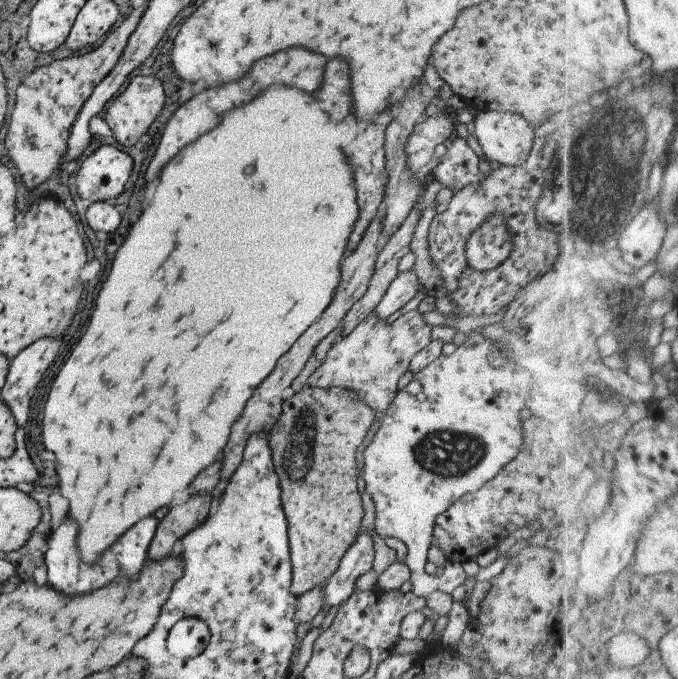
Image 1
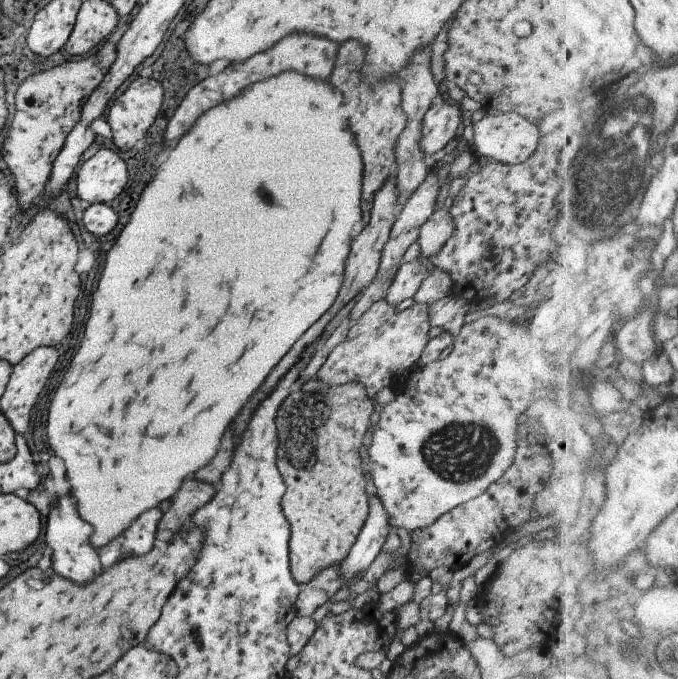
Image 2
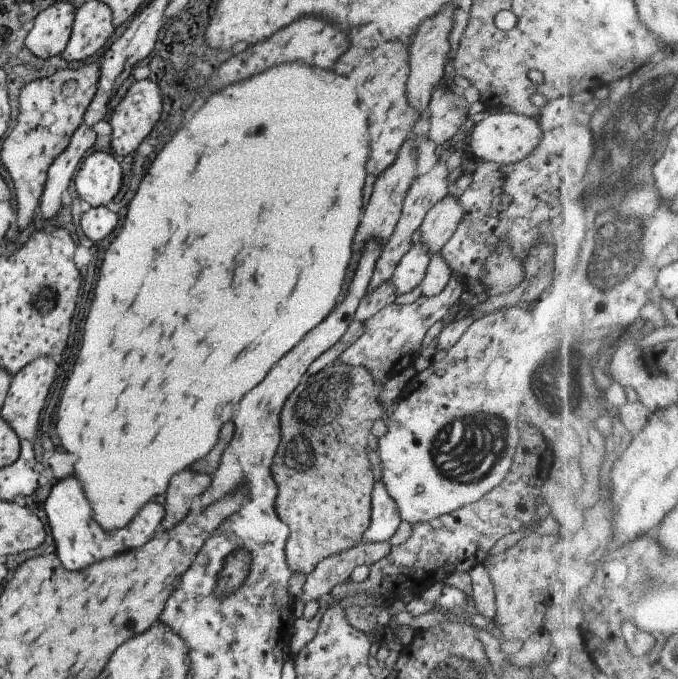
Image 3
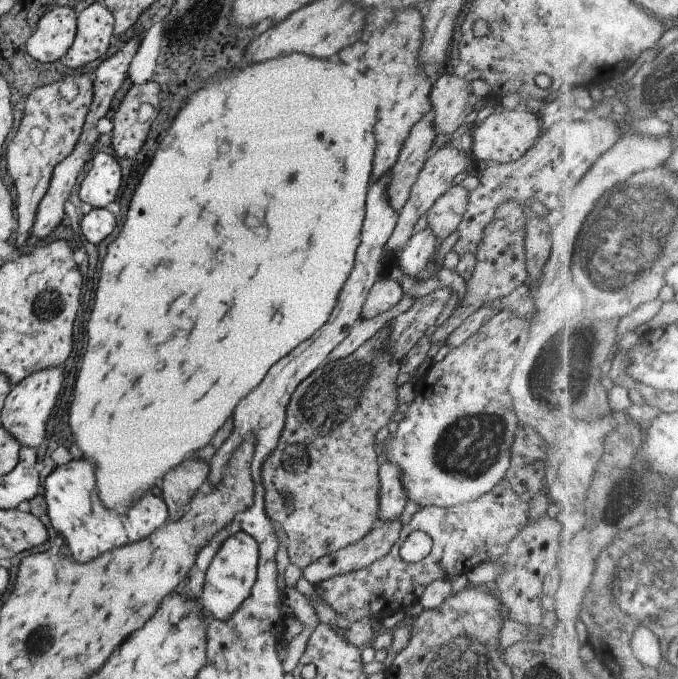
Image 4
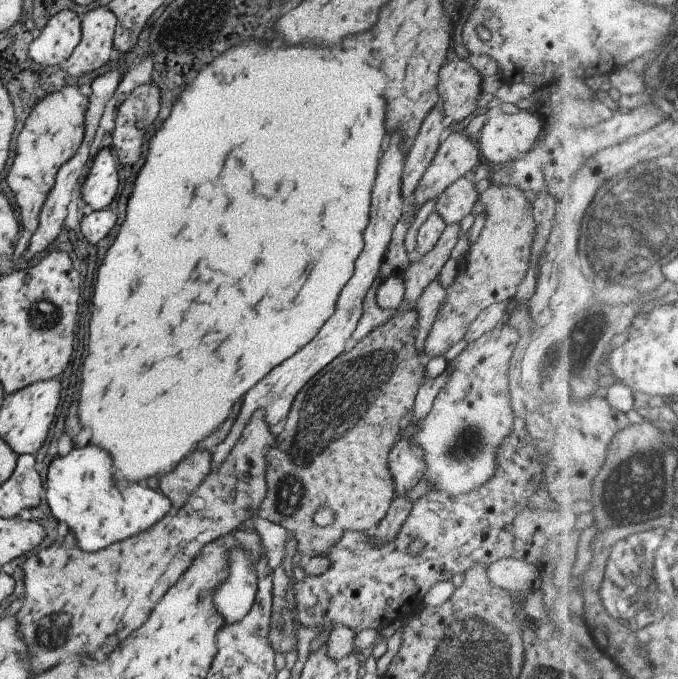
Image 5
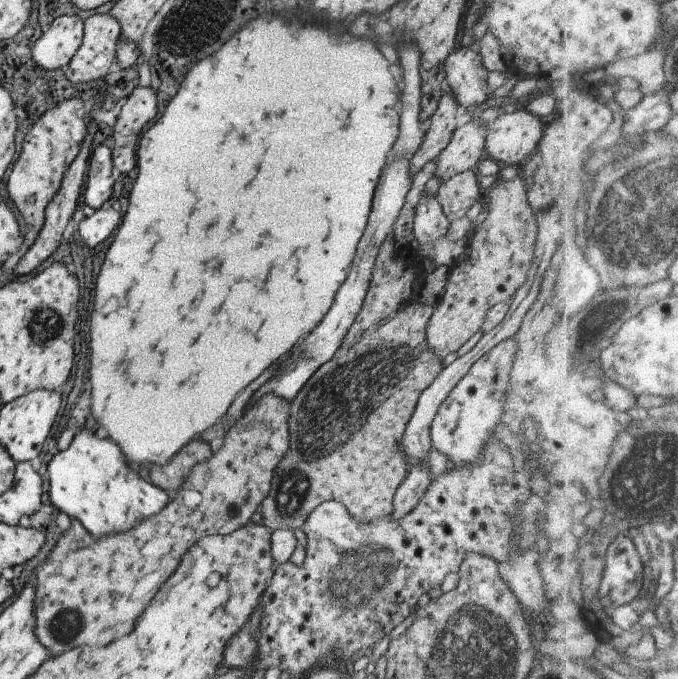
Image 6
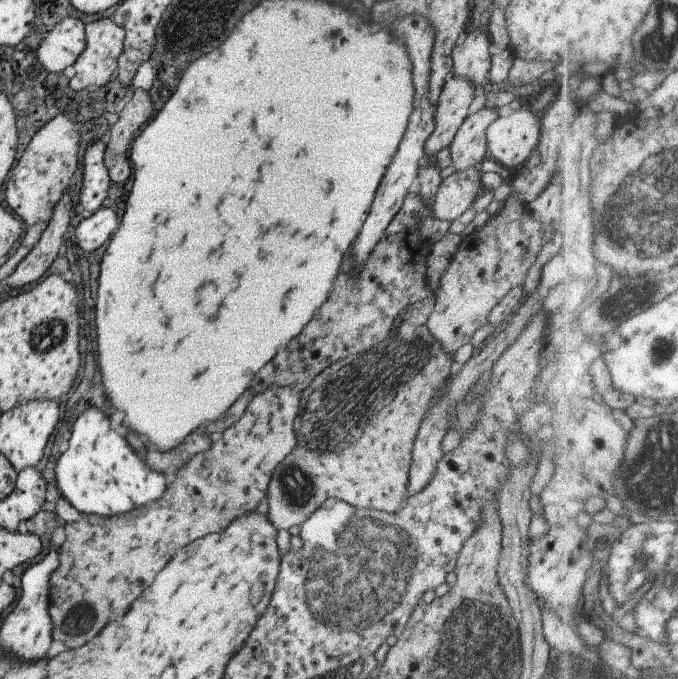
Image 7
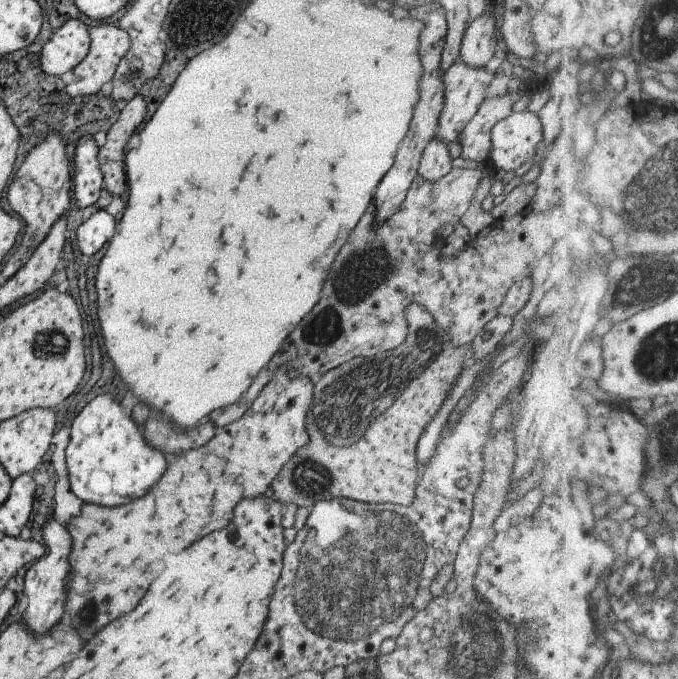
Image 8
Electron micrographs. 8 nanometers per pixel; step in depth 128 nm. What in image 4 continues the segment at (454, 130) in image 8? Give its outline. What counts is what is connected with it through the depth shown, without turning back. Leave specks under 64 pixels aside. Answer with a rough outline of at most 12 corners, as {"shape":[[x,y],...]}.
{"shape":[[420,120],[389,170],[388,200],[399,213],[436,136]]}

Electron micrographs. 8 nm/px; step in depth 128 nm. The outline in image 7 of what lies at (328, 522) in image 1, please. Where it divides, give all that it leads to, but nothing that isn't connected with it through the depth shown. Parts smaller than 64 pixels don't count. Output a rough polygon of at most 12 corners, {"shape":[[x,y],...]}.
{"shape":[[408,304],[303,388],[267,516],[405,505],[453,354]]}

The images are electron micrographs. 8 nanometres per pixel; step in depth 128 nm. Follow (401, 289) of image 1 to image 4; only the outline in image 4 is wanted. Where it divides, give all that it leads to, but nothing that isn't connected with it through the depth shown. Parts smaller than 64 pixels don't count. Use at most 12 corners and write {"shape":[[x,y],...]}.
{"shape":[[430,226],[413,234],[398,254],[400,270],[417,278],[438,240]]}

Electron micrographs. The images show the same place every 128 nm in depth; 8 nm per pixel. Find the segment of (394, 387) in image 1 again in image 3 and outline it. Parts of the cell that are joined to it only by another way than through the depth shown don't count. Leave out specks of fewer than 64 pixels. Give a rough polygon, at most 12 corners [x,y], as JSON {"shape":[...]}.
{"shape":[[464,280],[412,304],[390,304],[336,363],[384,384],[420,358]]}

